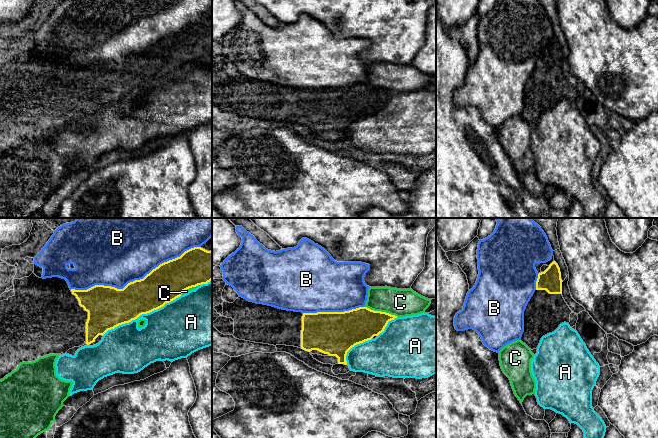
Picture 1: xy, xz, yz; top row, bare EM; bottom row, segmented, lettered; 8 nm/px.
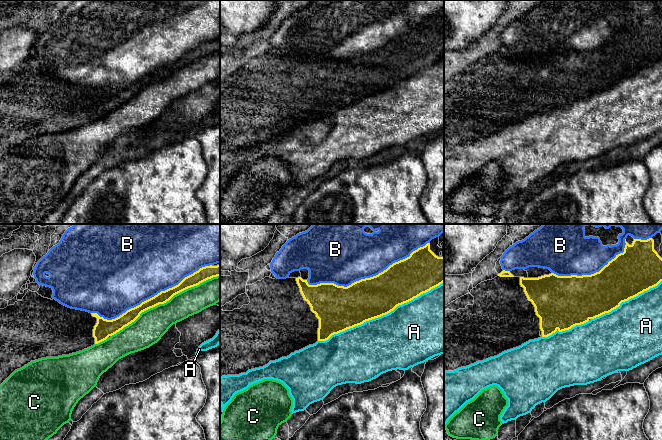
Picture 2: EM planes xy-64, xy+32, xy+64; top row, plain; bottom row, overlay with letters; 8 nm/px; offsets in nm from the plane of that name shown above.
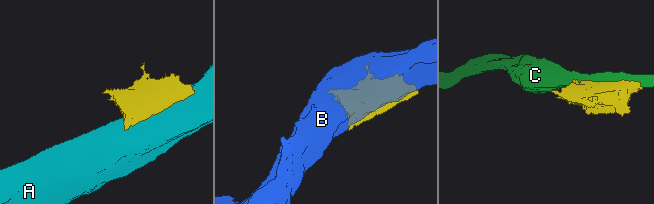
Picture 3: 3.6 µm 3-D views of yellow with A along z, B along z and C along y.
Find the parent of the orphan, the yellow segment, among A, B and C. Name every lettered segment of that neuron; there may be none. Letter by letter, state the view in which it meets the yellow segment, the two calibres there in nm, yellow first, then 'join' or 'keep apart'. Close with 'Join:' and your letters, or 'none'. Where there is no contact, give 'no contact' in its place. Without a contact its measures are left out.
A: contact in xy; calibres 320 and 380 nm; keep apart
B: contact in xy; calibres 300 and 480 nm; keep apart
C: contact in xz; calibres 280 and 220 nm; keep apart
Join: none

